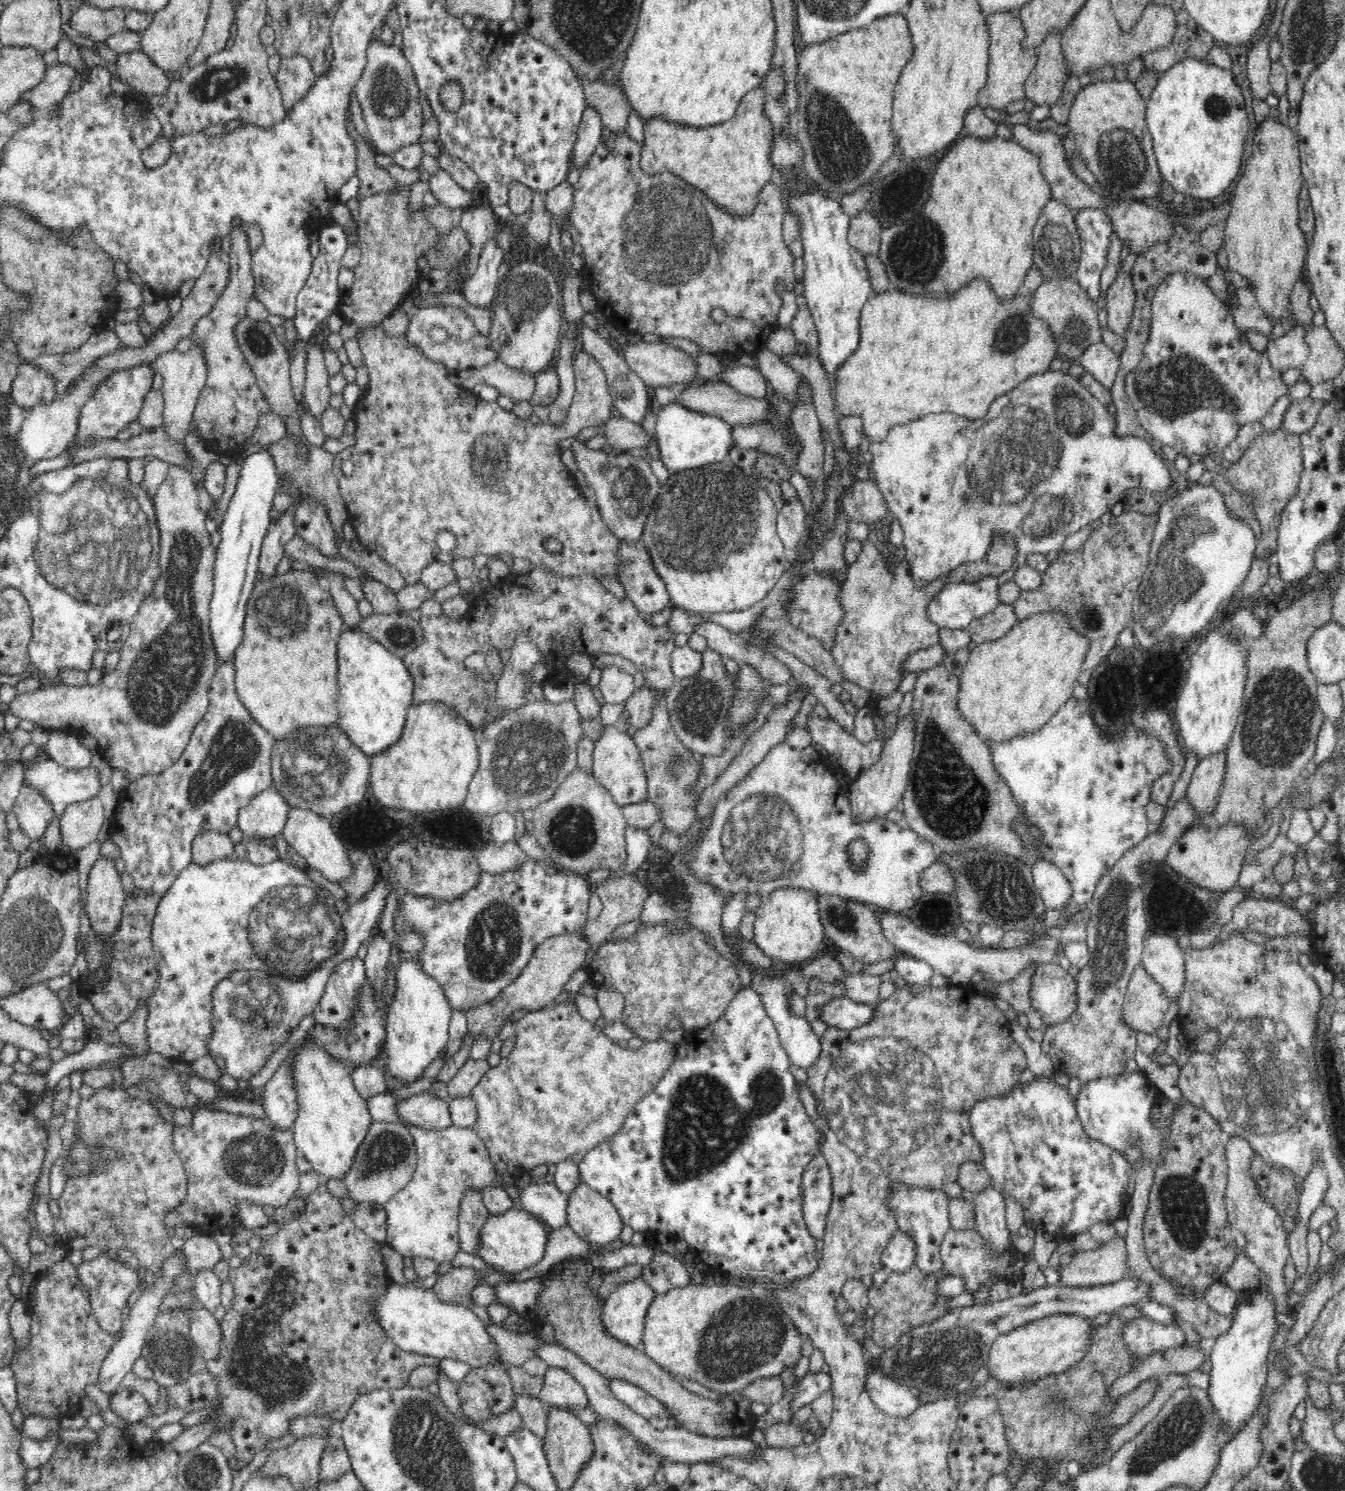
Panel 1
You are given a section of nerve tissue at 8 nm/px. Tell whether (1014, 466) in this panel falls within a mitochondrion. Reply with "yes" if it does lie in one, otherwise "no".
yes

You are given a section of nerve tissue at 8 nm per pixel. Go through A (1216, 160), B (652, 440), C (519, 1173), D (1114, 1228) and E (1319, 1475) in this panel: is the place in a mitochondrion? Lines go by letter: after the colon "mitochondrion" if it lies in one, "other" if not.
A: other
B: other
C: other
D: other
E: mitochondrion

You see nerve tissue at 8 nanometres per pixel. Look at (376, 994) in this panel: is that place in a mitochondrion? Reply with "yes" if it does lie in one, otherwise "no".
no

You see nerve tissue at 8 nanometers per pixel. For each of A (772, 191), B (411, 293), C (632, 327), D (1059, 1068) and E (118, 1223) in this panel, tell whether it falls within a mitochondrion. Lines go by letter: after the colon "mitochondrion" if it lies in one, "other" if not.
A: other
B: other
C: other
D: other
E: mitochondrion

